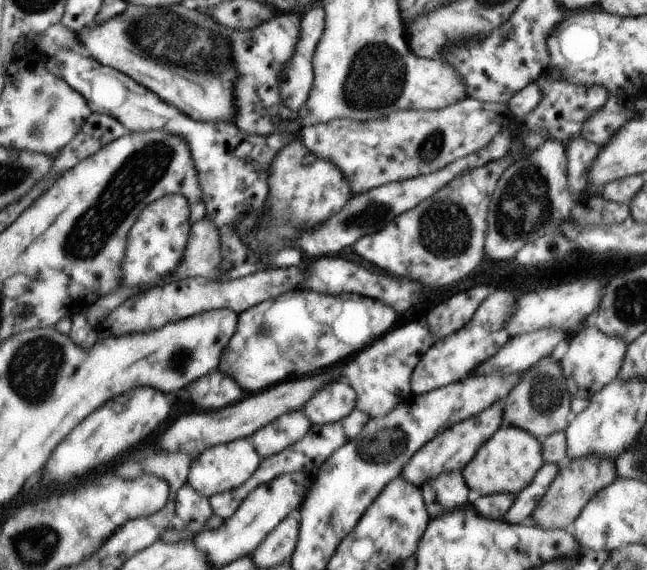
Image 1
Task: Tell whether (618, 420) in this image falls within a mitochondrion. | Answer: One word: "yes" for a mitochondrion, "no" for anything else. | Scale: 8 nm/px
no

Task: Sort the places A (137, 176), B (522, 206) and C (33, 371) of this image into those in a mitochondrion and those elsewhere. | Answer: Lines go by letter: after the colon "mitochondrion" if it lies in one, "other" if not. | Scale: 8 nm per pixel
A: mitochondrion
B: mitochondrion
C: mitochondrion

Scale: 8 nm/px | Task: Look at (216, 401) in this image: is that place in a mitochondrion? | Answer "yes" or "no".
no

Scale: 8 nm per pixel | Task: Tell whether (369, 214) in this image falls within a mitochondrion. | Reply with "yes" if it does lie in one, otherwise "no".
yes

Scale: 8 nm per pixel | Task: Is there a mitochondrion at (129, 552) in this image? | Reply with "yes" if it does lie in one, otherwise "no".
no

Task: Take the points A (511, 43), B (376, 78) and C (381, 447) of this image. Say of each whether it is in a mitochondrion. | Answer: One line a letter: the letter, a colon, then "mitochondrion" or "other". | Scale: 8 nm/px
A: other
B: mitochondrion
C: mitochondrion

